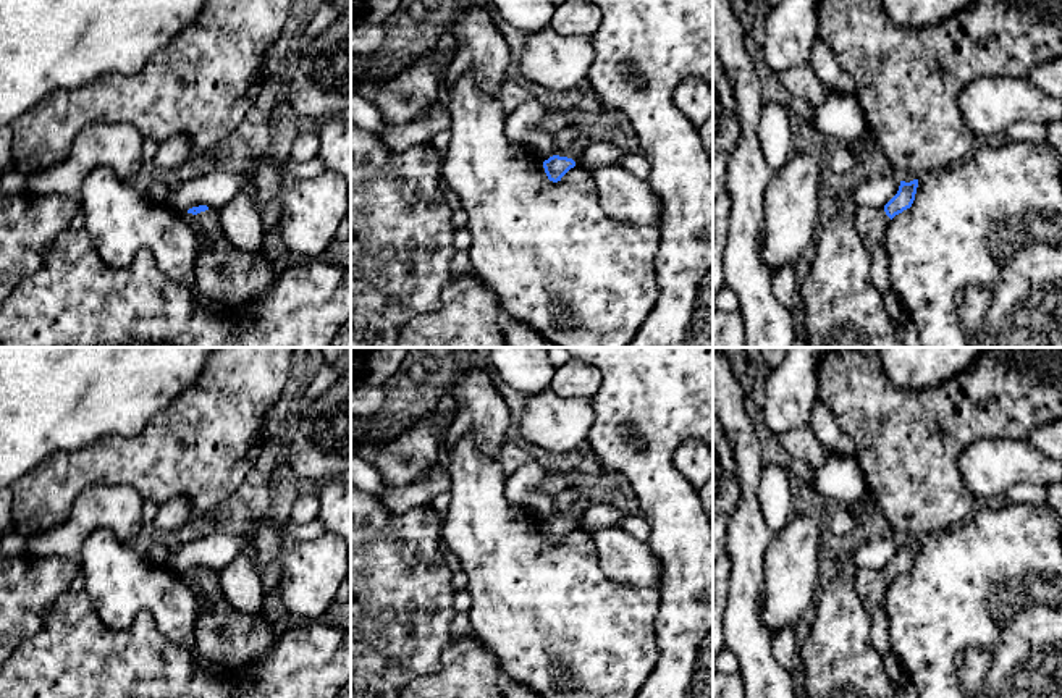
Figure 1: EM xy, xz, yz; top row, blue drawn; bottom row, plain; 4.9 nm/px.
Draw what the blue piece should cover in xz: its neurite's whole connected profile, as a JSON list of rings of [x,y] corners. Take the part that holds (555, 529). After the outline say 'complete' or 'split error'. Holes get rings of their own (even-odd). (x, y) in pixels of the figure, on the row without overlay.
[[[574,486],[558,493],[554,501],[554,515],[543,524],[543,530],[548,541],[558,545],[571,530],[575,528],[575,522],[582,519],[590,501]]]; split error

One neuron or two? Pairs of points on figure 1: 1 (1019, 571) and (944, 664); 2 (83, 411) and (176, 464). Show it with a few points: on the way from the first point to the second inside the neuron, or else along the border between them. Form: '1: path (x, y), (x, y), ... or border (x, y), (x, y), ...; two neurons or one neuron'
1: path (1006, 593), (988, 613), (988, 621), (967, 642); one neuron
2: border (157, 412), (134, 435), (102, 435), (91, 445); two neurons

